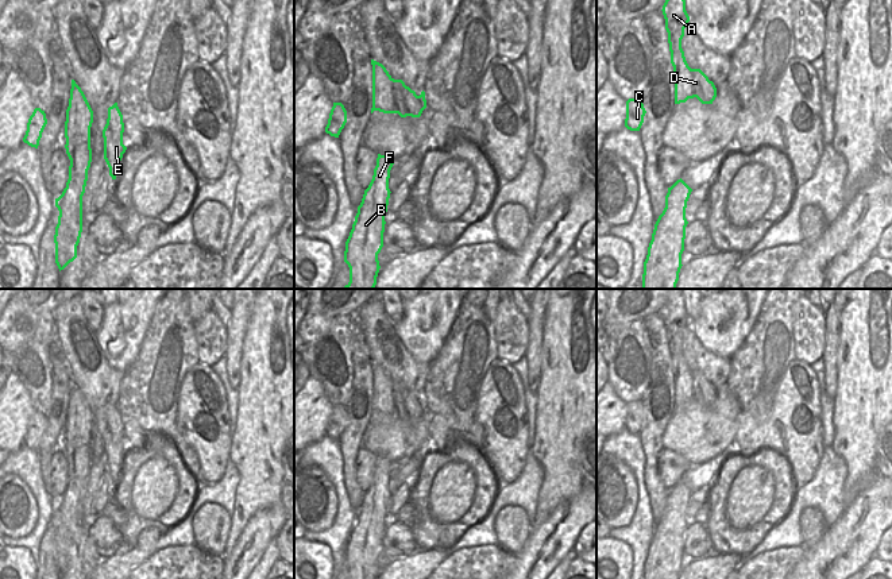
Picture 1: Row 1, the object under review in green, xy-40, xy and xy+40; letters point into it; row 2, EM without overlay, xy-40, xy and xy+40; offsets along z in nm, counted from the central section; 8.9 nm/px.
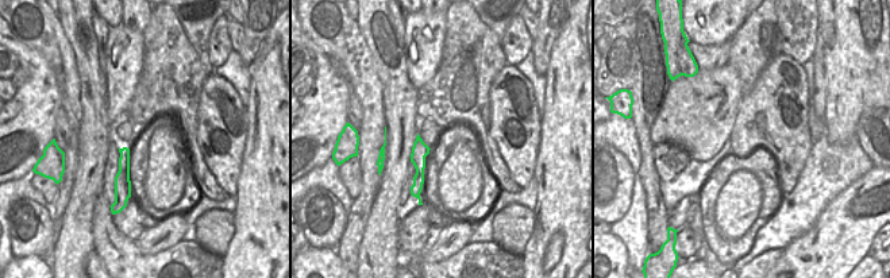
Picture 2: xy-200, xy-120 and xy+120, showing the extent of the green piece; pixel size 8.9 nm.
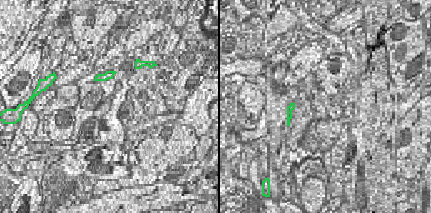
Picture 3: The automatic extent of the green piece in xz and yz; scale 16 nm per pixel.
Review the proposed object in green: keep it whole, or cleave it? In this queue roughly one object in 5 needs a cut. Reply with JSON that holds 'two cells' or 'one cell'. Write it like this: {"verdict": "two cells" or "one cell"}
{"verdict": "two cells"}

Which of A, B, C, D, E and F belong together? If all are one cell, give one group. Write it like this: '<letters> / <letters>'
A B D F / C E

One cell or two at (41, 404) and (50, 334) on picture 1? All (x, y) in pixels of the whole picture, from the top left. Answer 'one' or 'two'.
one

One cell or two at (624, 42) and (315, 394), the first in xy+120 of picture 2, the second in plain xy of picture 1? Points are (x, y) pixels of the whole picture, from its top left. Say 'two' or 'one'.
two

